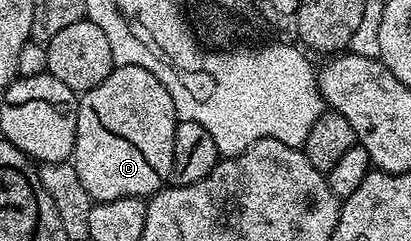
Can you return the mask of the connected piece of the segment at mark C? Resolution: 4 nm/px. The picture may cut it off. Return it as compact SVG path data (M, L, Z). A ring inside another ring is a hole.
M117 65L110 75L106 75L106 79L102 79L102 83L98 83L98 87L94 87L82 94L76 106L76 142L74 143L74 151L70 160L76 166L78 179L82 179L82 187L86 187L86 191L92 196L93 202L122 199L123 197L142 197L147 199L152 194L159 193L161 189L165 188L169 184L172 175L174 131L177 124L176 108L174 107L174 99L170 99L170 91L166 91L164 84L154 75L150 75L150 71L146 71L146 67Z

